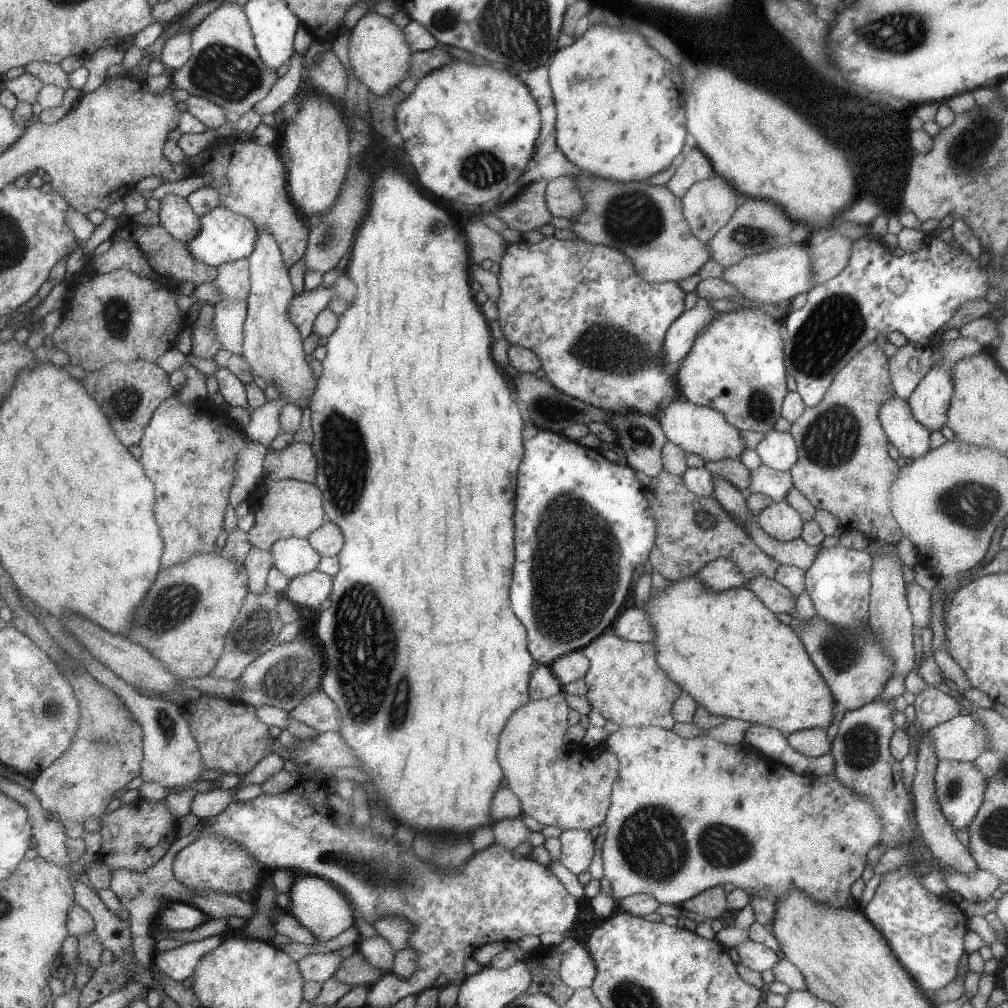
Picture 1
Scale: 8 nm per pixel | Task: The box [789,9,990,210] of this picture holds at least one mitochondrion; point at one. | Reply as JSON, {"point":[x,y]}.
{"point":[896,33]}

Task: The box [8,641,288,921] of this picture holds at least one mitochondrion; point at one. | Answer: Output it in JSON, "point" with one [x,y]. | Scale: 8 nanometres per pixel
{"point":[54,709]}

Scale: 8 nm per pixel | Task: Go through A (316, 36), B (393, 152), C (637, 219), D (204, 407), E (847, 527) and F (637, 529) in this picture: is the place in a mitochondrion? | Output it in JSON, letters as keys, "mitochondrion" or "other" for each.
{"A":"other","B":"other","C":"mitochondrion","D":"other","E":"other","F":"other"}

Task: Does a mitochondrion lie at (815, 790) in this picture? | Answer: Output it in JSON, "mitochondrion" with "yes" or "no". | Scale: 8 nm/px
{"mitochondrion":"no"}

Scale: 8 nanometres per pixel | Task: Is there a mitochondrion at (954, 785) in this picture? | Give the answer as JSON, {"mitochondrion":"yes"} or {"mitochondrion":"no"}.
{"mitochondrion":"yes"}

